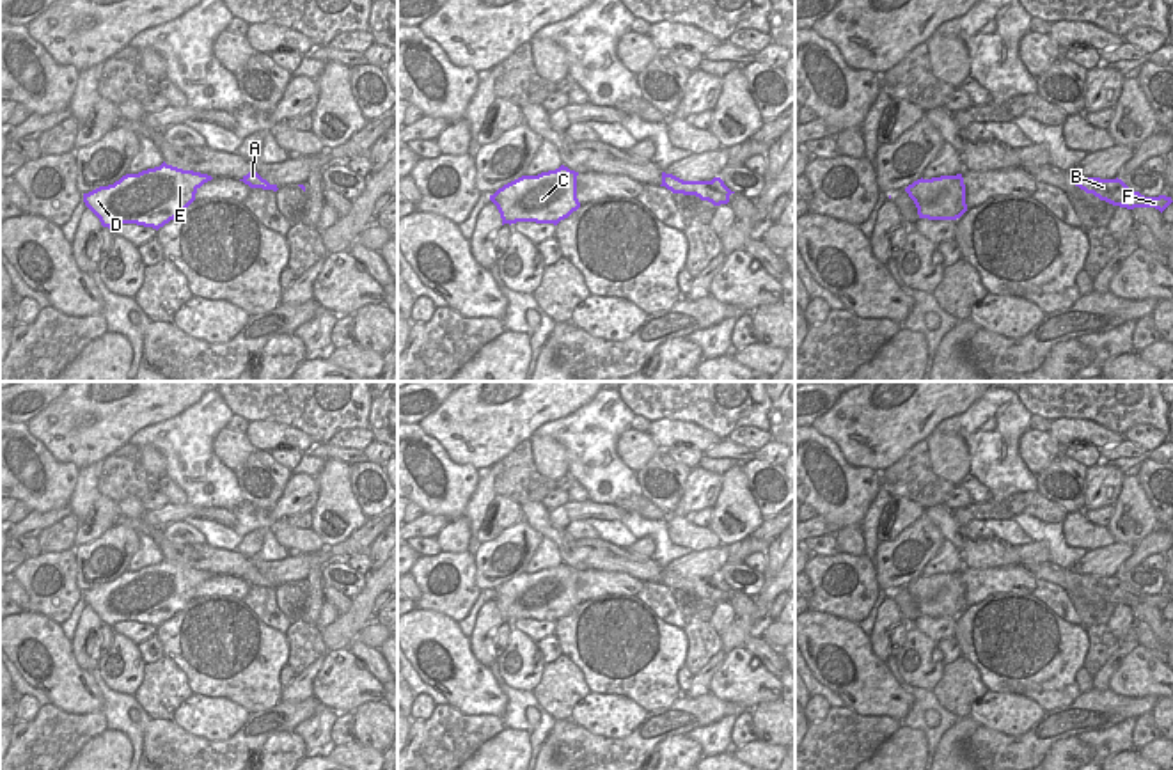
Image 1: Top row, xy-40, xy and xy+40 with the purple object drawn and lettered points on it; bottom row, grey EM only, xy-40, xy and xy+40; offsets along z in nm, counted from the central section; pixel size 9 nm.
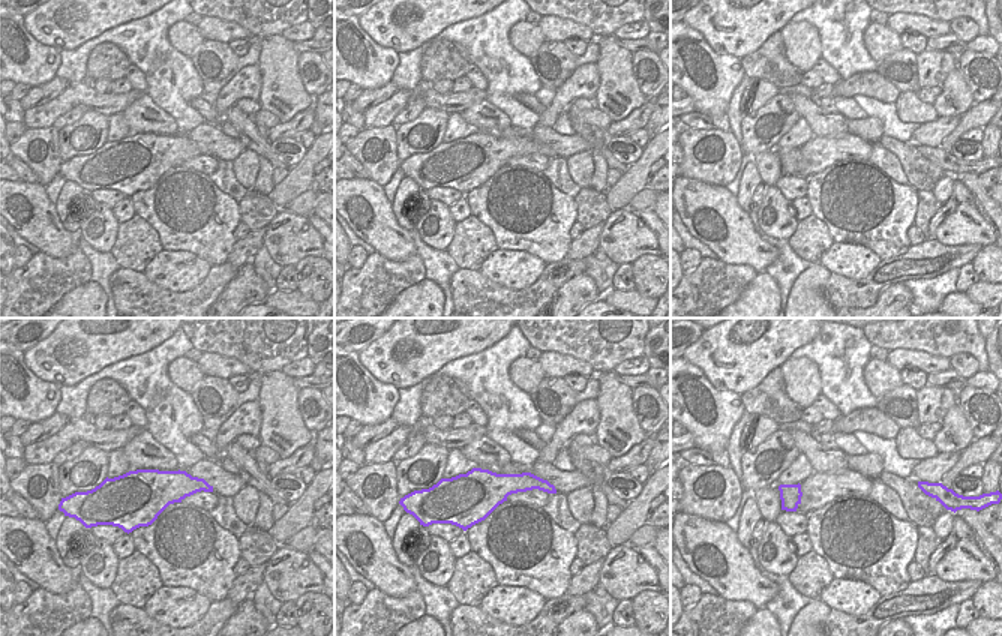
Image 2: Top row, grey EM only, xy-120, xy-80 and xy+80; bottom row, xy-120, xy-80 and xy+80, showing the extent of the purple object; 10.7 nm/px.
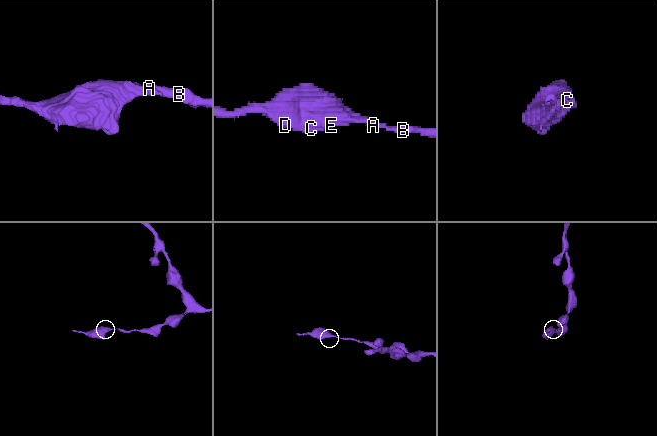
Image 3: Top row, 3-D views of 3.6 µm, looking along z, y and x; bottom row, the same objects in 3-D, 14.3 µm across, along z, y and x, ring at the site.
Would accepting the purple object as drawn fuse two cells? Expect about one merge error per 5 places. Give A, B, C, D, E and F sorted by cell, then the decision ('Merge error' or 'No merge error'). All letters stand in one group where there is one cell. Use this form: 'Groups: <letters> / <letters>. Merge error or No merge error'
Groups: A B C D E F. No merge error

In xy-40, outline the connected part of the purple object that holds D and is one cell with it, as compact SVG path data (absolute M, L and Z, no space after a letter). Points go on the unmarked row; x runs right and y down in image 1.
M163 559L160 564L126 571L114 582L83 591L83 600L103 625L137 621L158 628L181 612L195 598L197 587L211 577L208 571Z

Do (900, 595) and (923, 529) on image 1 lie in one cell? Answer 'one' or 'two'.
two

